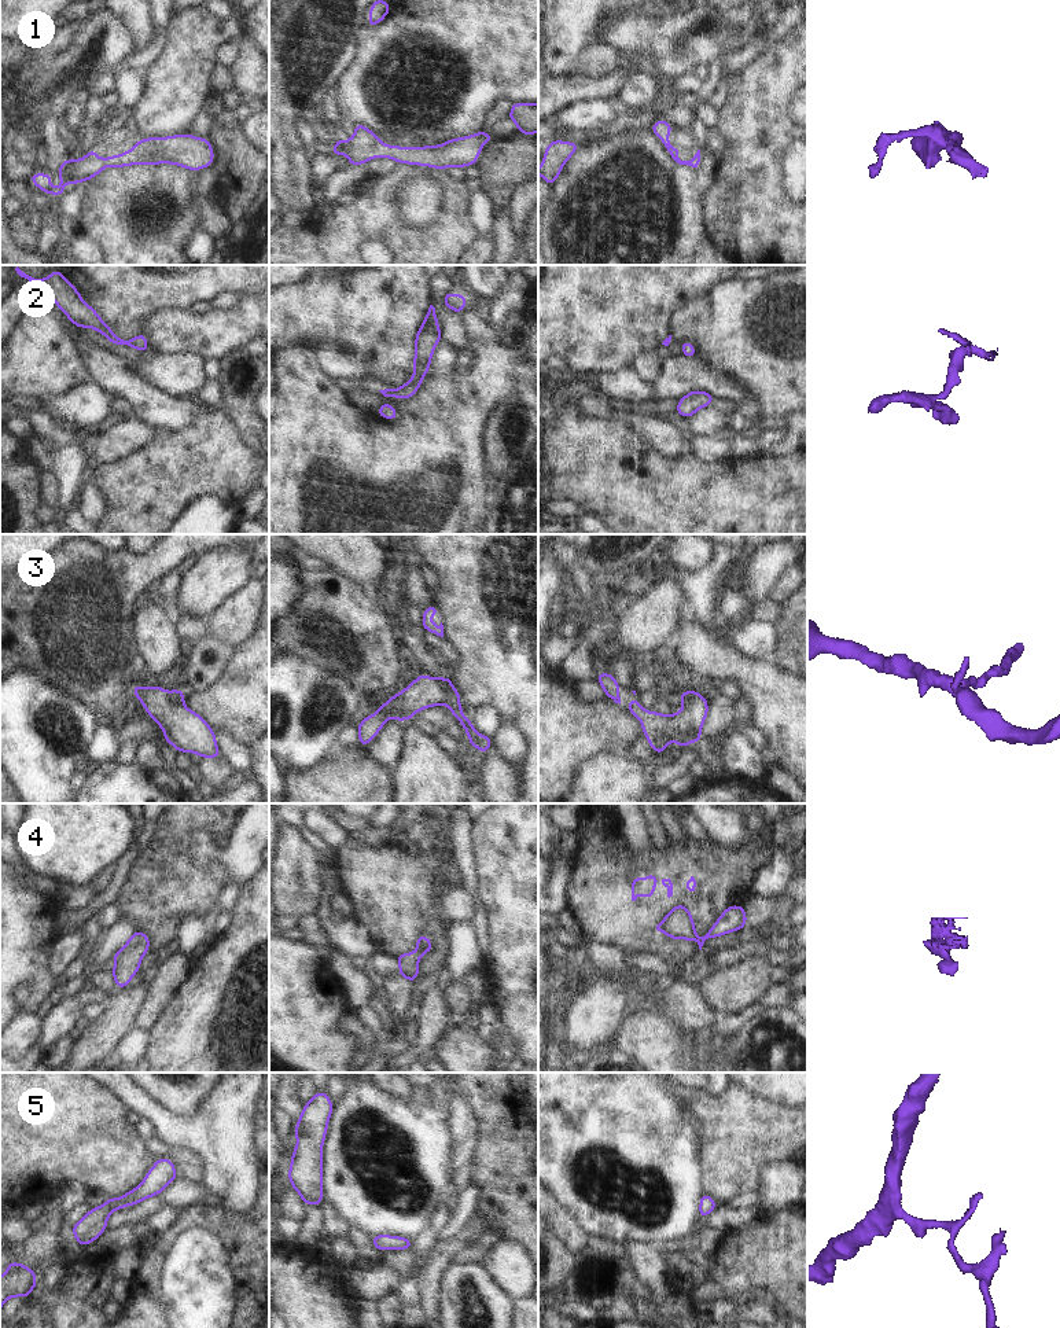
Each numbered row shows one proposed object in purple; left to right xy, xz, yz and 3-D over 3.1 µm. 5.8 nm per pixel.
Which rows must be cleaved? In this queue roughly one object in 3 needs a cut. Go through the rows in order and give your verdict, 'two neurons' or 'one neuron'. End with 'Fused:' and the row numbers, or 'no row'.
1: one neuron
2: one neuron
3: two neurons
4: one neuron
5: one neuron
Fused: 3

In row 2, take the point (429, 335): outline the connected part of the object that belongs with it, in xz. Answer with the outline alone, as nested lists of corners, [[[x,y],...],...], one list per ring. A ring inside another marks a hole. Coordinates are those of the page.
[[[430,305],[423,323],[415,335],[415,357],[412,363],[415,372],[411,375],[411,380],[401,385],[397,390],[386,389],[379,391],[384,397],[397,397],[398,400],[413,397],[422,386],[424,376],[428,374],[434,349],[441,341],[441,328],[435,308]]]

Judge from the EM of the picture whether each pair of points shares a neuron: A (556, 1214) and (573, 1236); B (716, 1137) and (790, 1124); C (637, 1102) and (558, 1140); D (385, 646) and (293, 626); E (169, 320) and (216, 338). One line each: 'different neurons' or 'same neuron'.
A: same neuron
B: same neuron
C: same neuron
D: same neuron
E: same neuron

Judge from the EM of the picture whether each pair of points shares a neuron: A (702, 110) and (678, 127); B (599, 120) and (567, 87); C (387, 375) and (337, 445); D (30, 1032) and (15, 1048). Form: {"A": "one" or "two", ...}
{"A": "one", "B": "two", "C": "two", "D": "one"}

